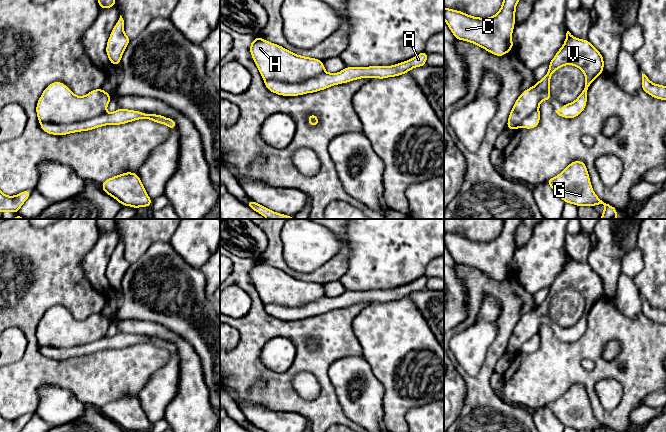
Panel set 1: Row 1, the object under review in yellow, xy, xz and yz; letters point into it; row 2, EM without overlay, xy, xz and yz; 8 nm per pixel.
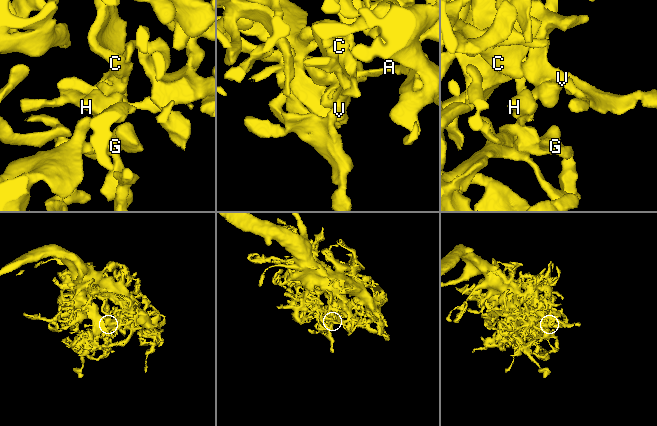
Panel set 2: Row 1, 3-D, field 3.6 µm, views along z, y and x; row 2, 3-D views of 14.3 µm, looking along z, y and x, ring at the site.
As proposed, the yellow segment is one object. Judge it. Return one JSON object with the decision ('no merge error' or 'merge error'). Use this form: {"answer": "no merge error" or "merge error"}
{"answer": "no merge error"}

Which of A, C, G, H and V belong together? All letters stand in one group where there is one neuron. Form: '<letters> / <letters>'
A C G H V

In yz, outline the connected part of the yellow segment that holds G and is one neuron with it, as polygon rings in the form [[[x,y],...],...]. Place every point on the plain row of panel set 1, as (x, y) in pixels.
[[[572,385],[559,399],[546,407],[565,427],[578,431],[603,428],[604,432],[615,432],[604,427],[594,417],[584,385]]]

